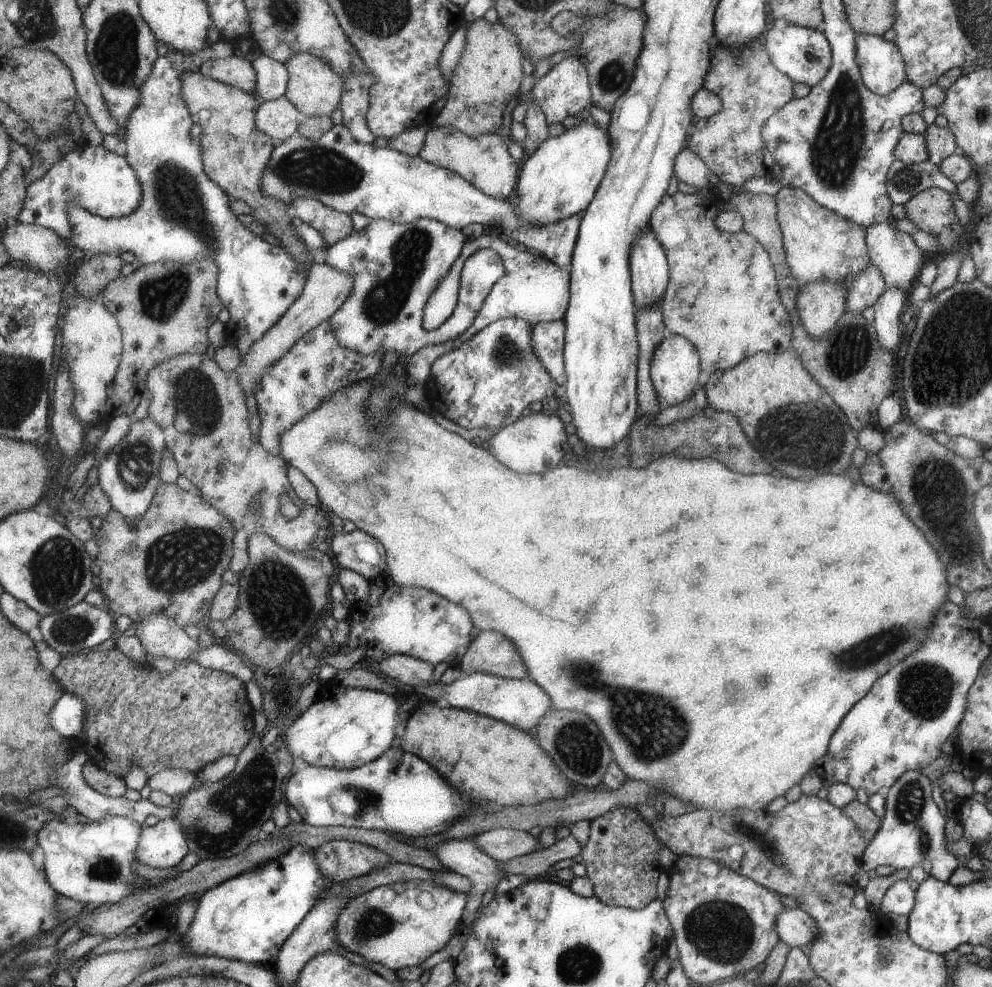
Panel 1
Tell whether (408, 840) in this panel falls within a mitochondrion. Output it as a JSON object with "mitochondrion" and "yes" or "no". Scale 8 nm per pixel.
{"mitochondrion":"no"}

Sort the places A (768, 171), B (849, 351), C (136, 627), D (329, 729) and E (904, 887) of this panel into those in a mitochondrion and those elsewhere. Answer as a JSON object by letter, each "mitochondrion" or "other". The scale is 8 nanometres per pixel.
{"A":"other","B":"mitochondrion","C":"other","D":"other","E":"other"}

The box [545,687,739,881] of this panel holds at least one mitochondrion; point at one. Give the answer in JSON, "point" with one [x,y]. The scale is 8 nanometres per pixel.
{"point":[581,752]}

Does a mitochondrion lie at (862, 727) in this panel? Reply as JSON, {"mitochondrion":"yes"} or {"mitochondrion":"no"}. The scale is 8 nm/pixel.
{"mitochondrion":"no"}

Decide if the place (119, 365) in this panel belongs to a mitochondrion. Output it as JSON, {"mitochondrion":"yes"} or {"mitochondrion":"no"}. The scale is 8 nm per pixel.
{"mitochondrion":"no"}

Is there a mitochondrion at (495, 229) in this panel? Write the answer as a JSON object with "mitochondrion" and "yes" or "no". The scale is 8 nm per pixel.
{"mitochondrion":"no"}

